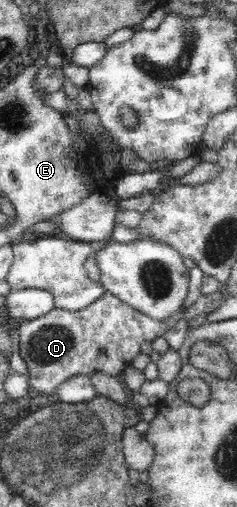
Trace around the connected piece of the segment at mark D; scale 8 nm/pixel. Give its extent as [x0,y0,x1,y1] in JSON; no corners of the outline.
[17,267,204,395]

